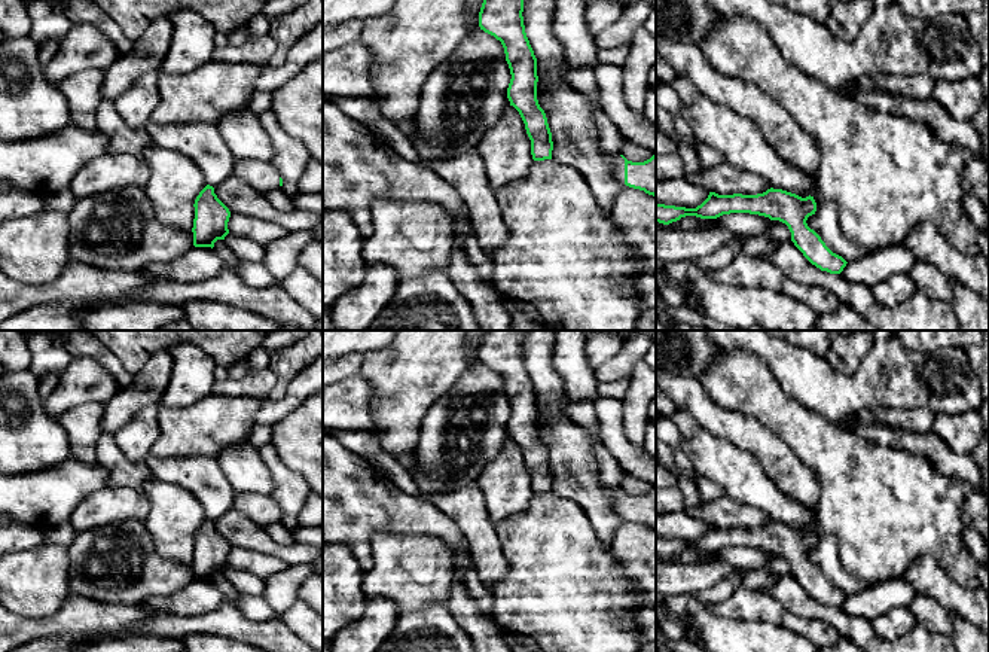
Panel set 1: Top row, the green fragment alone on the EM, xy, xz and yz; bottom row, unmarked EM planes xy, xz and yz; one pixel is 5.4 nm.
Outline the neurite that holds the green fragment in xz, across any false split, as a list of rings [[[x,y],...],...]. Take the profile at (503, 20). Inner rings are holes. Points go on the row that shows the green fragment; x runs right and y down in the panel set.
[[[483,0],[479,12],[479,27],[500,40],[504,48],[506,61],[512,74],[507,98],[525,124],[526,134],[531,140],[532,159],[544,161],[552,159],[553,141],[546,113],[537,100],[537,58],[525,33],[522,12],[524,0]]]

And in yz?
[[[770,188],[757,195],[718,195],[709,192],[708,198],[696,208],[656,204],[656,222],[669,225],[686,216],[717,219],[730,213],[764,216],[788,226],[791,241],[812,265],[830,274],[840,274],[848,262],[833,253],[806,223],[808,217],[815,211],[816,202],[814,196],[802,198],[796,194]]]

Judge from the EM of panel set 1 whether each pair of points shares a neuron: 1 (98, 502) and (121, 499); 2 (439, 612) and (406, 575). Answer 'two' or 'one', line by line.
1: one
2: two

